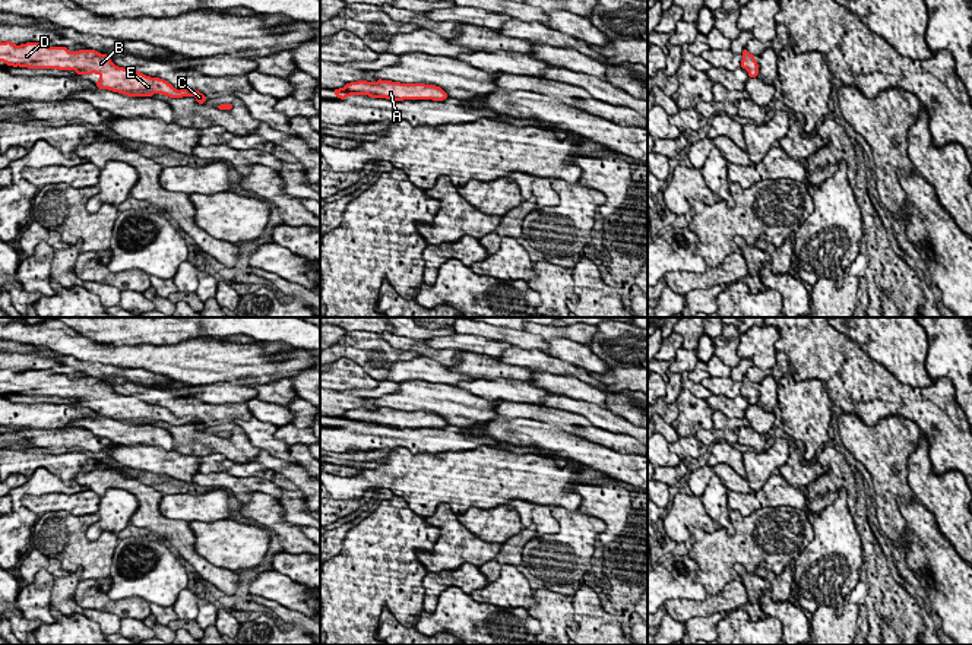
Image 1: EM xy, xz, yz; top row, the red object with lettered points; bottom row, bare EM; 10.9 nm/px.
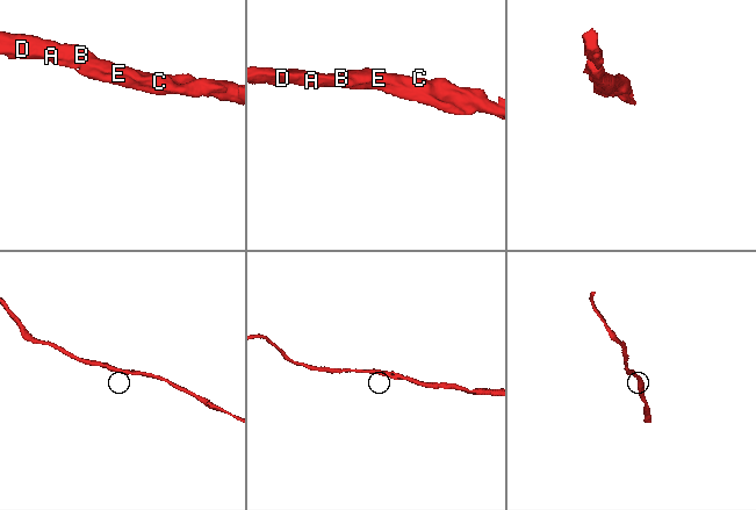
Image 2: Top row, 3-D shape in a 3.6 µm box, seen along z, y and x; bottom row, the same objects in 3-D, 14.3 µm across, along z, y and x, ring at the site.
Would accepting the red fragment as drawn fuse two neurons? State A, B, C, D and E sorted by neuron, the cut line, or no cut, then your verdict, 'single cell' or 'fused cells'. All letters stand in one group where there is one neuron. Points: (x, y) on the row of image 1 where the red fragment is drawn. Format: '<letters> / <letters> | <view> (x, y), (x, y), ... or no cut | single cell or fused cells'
A B C D E | no cut | single cell

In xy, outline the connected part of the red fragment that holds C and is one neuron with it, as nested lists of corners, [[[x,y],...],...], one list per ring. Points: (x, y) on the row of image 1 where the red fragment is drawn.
[[[0,41],[0,61],[13,67],[75,70],[77,75],[95,73],[99,76],[95,82],[99,89],[127,97],[161,94],[170,98],[194,97],[199,104],[206,101],[206,97],[193,88],[178,91],[164,79],[118,67],[107,54],[95,50],[69,51],[66,47],[50,47],[47,42],[16,45],[10,41]]]

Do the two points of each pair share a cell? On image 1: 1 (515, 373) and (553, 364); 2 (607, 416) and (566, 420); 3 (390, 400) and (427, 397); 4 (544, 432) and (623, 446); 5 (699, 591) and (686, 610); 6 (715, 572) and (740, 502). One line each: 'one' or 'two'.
1: two
2: two
3: one
4: two
5: two
6: two

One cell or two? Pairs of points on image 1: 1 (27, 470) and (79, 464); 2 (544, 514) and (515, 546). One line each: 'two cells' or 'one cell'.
1: one cell
2: two cells

